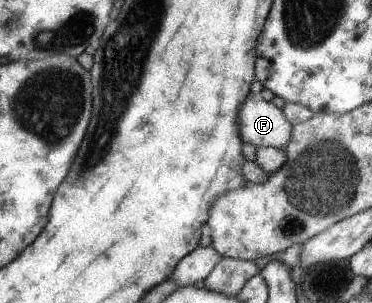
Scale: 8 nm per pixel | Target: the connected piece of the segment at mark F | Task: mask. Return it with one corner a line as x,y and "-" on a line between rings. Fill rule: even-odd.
250,94
236,116
238,136
242,143
255,148
284,148
290,138
290,122
272,102

